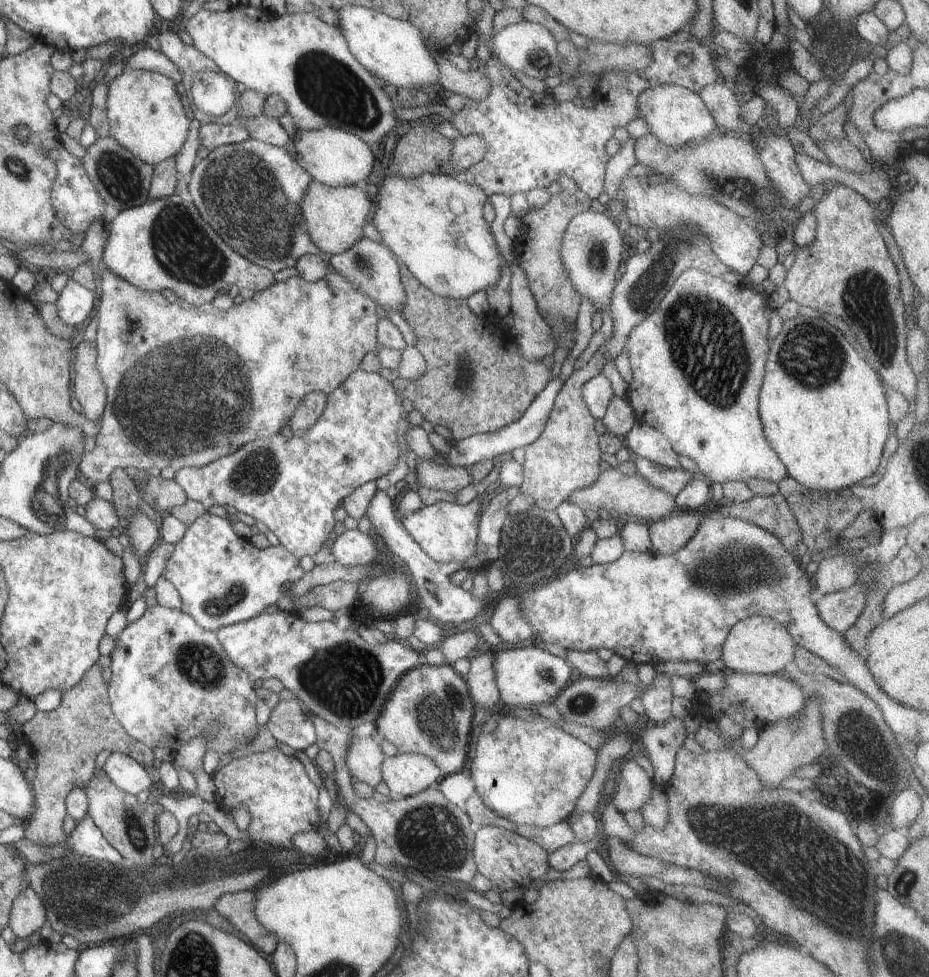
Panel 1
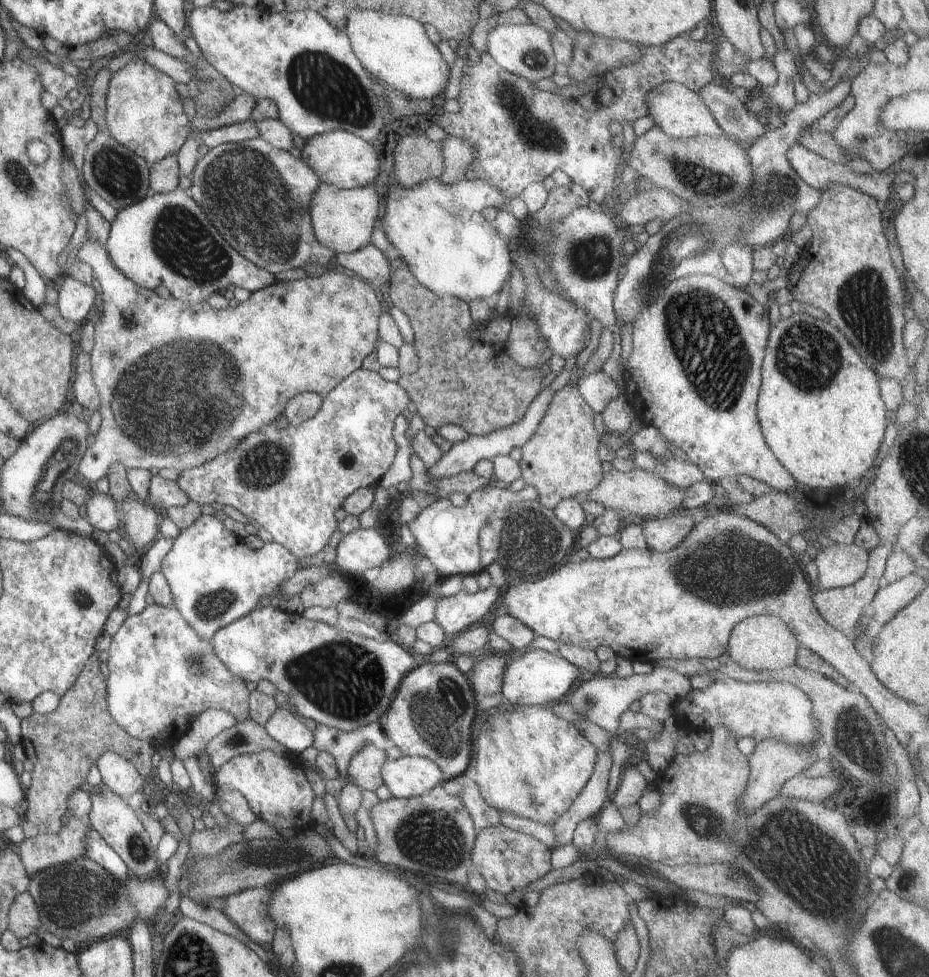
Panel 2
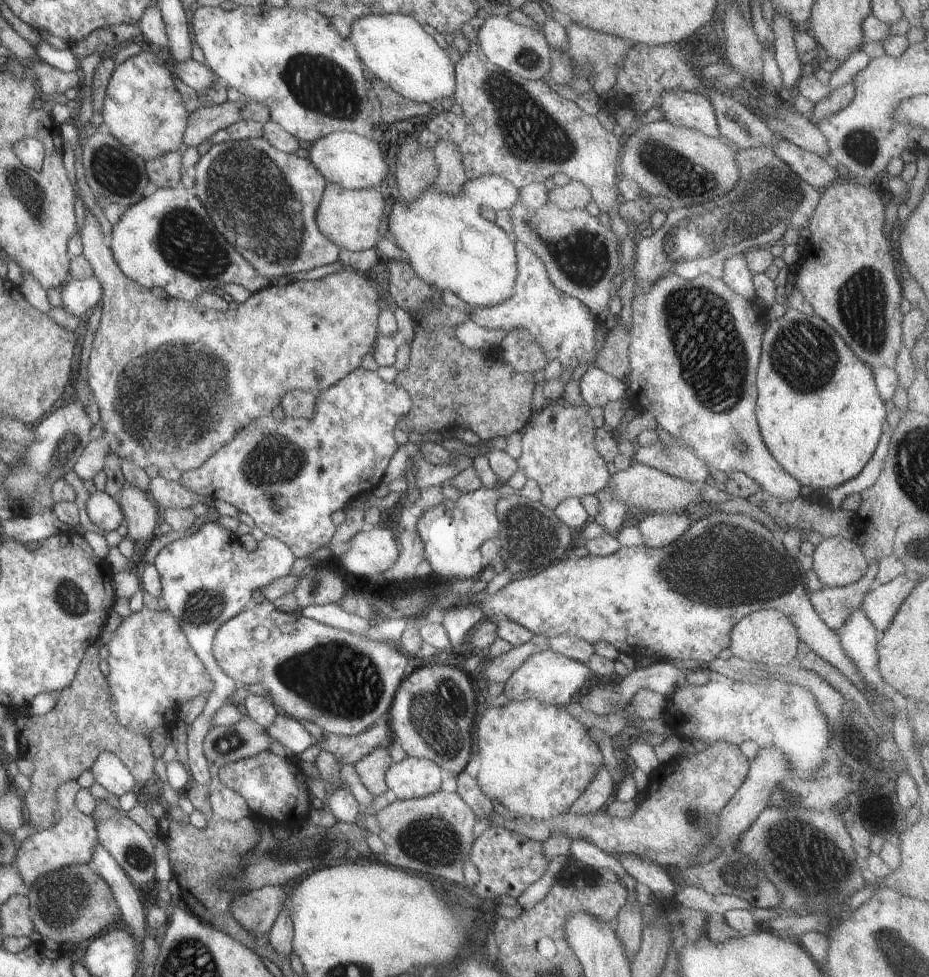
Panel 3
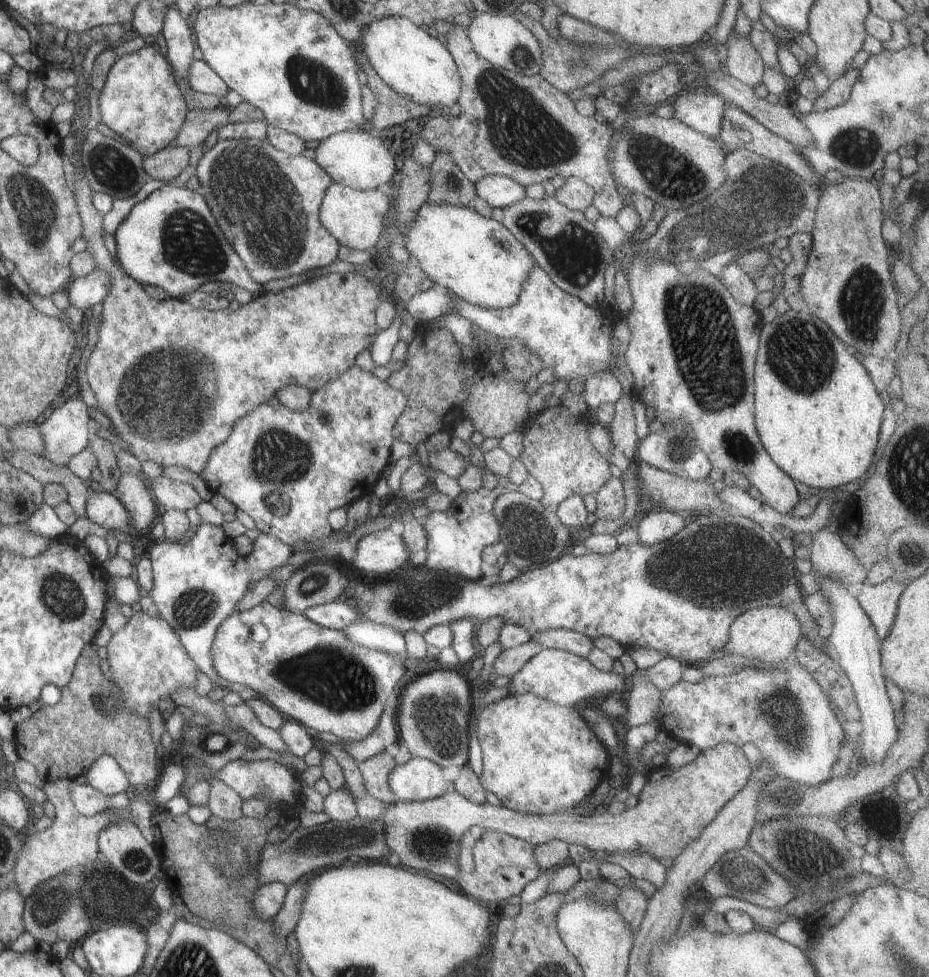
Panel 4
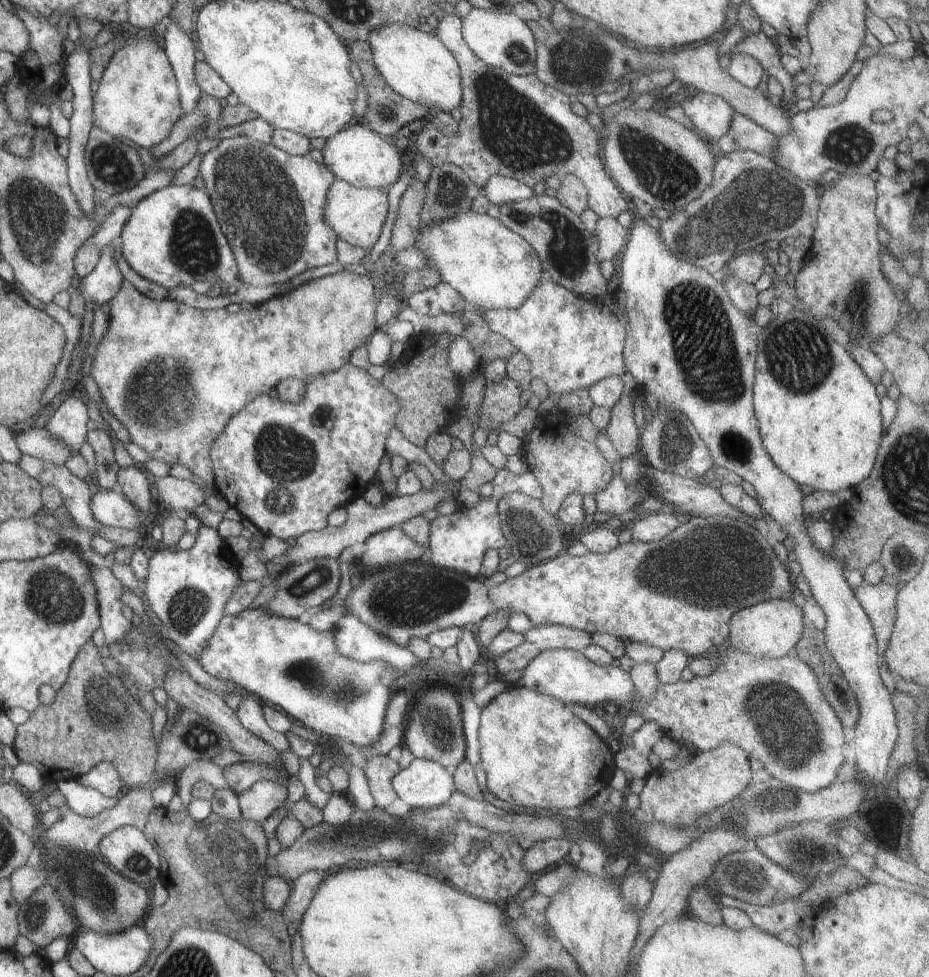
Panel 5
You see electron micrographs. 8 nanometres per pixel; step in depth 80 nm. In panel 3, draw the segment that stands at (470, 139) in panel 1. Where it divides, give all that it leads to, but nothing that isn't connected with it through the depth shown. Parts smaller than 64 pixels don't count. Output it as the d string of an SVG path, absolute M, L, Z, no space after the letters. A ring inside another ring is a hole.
M440 139L433 151L439 168L434 186L443 193L455 195L469 180L459 146L450 139Z

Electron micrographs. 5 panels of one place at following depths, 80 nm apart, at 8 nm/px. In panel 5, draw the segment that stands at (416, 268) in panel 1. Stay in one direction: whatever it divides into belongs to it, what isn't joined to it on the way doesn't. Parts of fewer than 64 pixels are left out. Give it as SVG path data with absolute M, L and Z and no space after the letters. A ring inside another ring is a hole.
M502 175L491 176L480 189L490 204L498 206L529 199L535 195L532 187ZM462 211L447 219L421 224L416 244L428 259L426 268L434 269L438 282L449 284L458 294L480 310L514 309L519 307L544 277L541 260L524 238L506 228L499 220Z

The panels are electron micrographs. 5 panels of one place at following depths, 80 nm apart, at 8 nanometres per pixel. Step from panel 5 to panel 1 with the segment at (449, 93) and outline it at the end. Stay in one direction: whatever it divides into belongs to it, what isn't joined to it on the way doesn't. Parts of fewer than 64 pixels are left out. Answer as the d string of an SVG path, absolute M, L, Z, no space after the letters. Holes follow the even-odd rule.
M346 6L338 10L338 19L338 28L346 38L348 49L372 76L398 89L427 90L433 94L432 88L440 78L440 68L418 26L362 6Z

